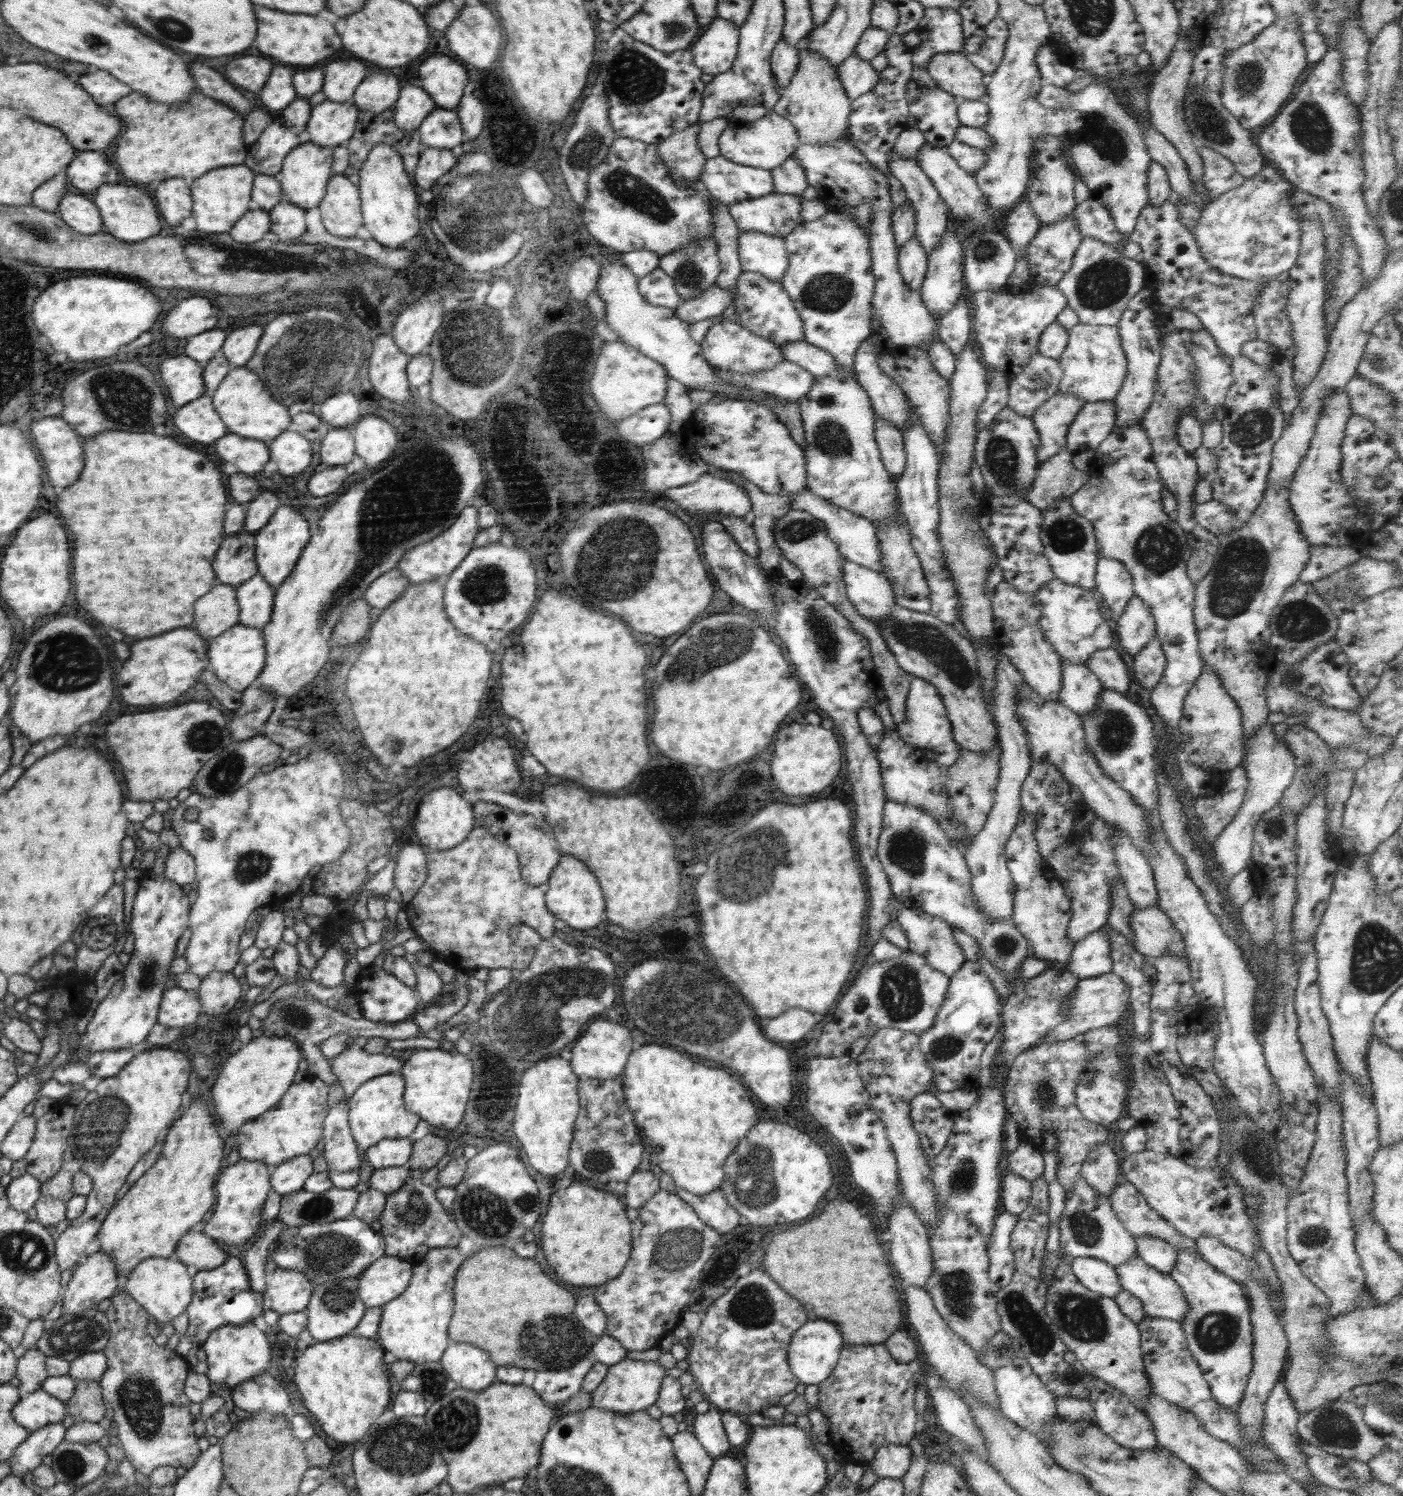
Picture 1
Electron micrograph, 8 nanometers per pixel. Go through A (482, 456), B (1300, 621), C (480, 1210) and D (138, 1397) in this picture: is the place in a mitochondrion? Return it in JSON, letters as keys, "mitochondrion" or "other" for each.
{"A":"other","B":"mitochondrion","C":"mitochondrion","D":"mitochondrion"}

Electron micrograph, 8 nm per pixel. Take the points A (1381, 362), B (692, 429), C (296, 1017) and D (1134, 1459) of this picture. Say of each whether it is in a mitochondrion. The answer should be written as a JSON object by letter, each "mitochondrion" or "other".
{"A":"mitochondrion","B":"other","C":"mitochondrion","D":"other"}

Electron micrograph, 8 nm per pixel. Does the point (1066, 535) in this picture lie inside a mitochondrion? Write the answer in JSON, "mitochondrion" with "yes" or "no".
{"mitochondrion":"yes"}

